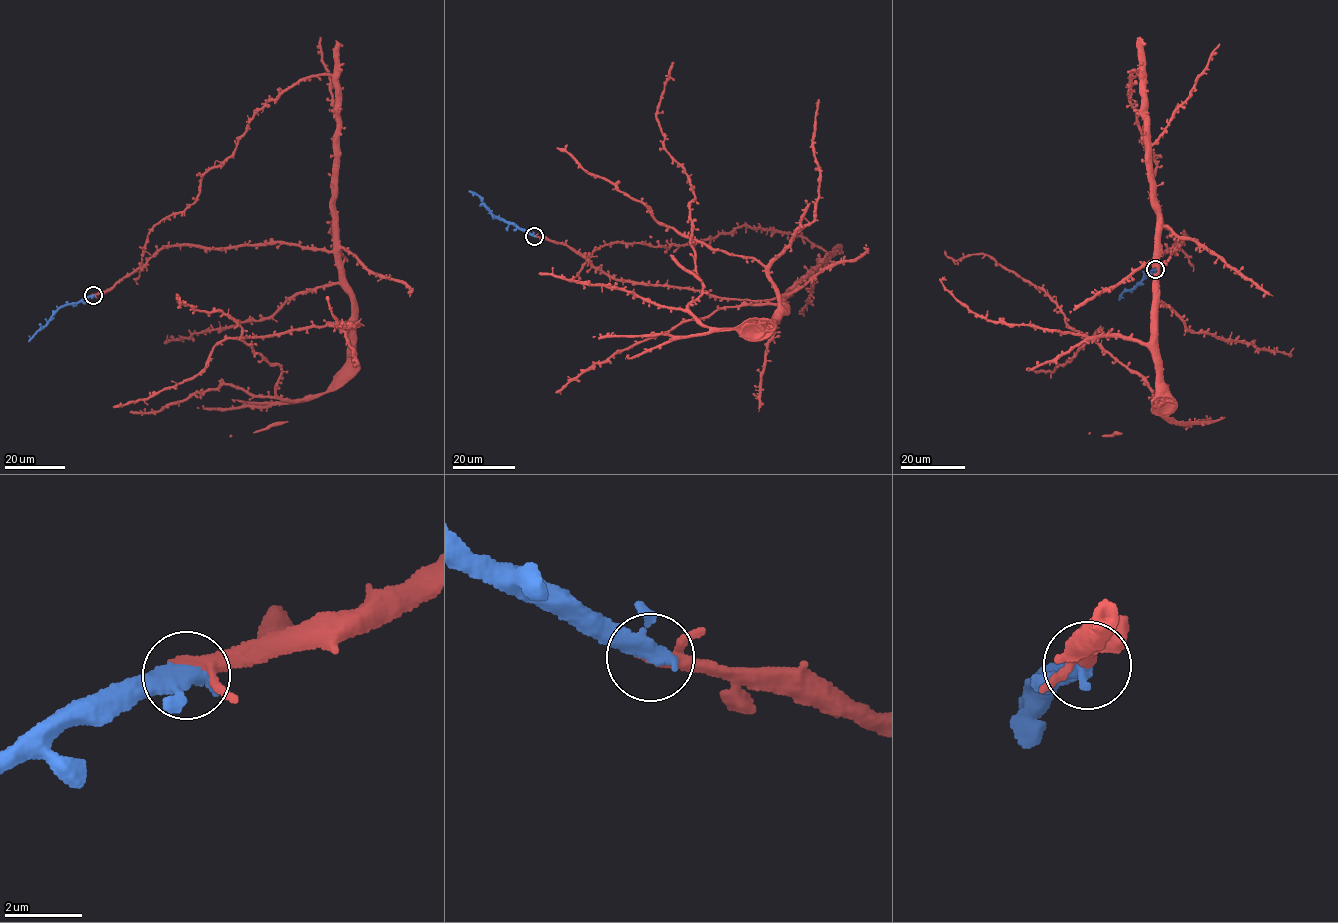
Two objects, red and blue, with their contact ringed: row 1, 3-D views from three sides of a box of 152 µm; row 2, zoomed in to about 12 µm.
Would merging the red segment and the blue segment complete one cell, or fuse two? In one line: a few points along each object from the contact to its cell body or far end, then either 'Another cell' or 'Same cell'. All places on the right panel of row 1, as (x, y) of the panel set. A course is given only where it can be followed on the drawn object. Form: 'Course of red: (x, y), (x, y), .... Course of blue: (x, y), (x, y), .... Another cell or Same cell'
Course of red: (1155, 269), (1186, 235), (1158, 264), (1149, 116), (1134, 69), (1129, 100), (1156, 165), (1152, 194), (1192, 271). Course of blue: (1155, 269), (1133, 288), (1126, 289), (1119, 300). Same cell

